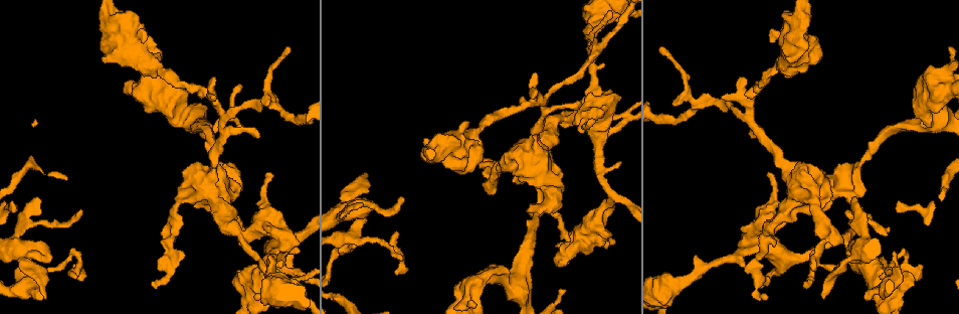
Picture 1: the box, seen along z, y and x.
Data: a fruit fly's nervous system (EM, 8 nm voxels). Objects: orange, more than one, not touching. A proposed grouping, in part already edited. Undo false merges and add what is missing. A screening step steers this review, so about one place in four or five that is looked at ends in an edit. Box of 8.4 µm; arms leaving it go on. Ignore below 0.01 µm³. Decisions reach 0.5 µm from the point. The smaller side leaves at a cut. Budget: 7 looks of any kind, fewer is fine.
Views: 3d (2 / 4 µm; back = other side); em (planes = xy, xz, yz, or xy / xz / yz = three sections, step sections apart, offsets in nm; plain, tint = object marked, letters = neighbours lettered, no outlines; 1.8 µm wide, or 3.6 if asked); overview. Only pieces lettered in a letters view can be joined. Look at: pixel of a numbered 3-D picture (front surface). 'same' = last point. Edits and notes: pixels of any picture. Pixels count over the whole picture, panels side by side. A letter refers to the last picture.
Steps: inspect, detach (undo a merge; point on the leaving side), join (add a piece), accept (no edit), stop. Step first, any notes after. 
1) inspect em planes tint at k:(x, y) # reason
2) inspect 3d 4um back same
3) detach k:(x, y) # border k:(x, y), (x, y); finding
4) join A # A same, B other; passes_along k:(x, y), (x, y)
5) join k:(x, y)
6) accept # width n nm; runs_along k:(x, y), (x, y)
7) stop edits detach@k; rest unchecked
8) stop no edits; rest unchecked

inspect em 3.6um planes letters at 1:(69, 221) # abrupt turn

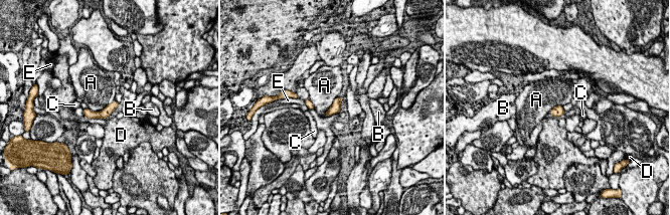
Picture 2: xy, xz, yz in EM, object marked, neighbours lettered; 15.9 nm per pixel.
accept # width 160 nm; A other, B other, C other, D other, E other; border 2:(114, 99), (99, 111), (89, 109); one neuron here

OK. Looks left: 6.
inspect em yz step 8 letters at 1:(804, 185) # calibre changes

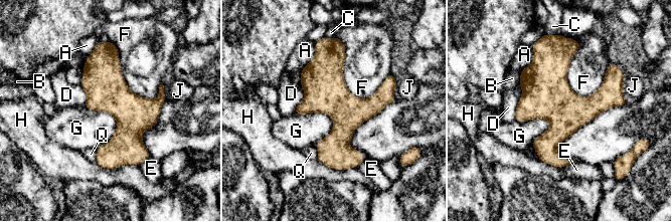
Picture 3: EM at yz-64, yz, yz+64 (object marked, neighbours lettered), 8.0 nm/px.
inspect em planes letters same

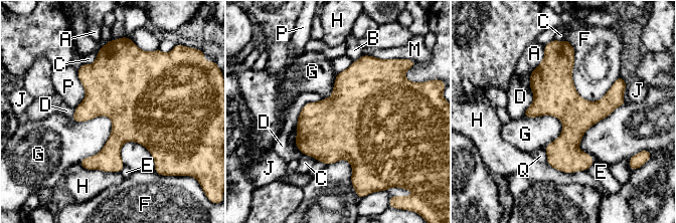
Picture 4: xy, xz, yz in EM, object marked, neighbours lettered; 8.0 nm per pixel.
accept # longest_contact F 500 nm; A other, B other, C other, D other, E other, F other, G other, H other, J other, M other, P other, Q other; continuous, no second neuron

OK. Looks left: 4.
inspect 3d 4um at 1:(825, 239) # abrupt turn

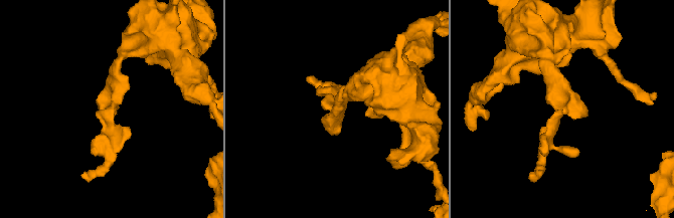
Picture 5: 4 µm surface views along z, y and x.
inspect em yz step 4 tint at 5:(329, 109) # shape alone is not enough

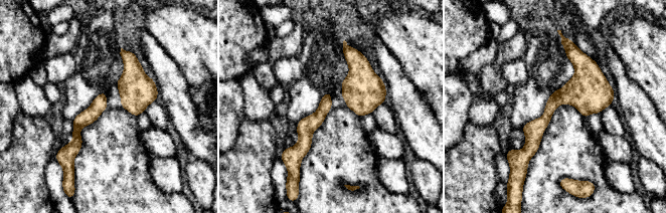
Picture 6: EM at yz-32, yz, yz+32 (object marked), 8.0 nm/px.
inspect em planes letters same # cut it another way

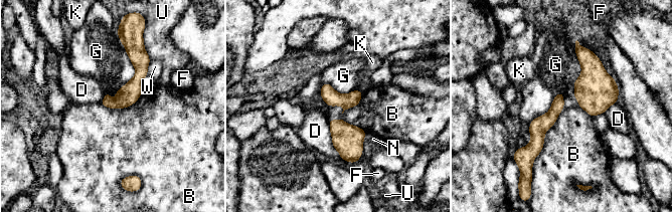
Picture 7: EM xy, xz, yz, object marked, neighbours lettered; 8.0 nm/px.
accept # longest_contact B 550 nm; B other, D other, F other, G other, K other, N other, U other, W other; border 7:(564, 108), (531, 167); continuous, no second neuron

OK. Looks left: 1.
stop no edits; rest unchecked

